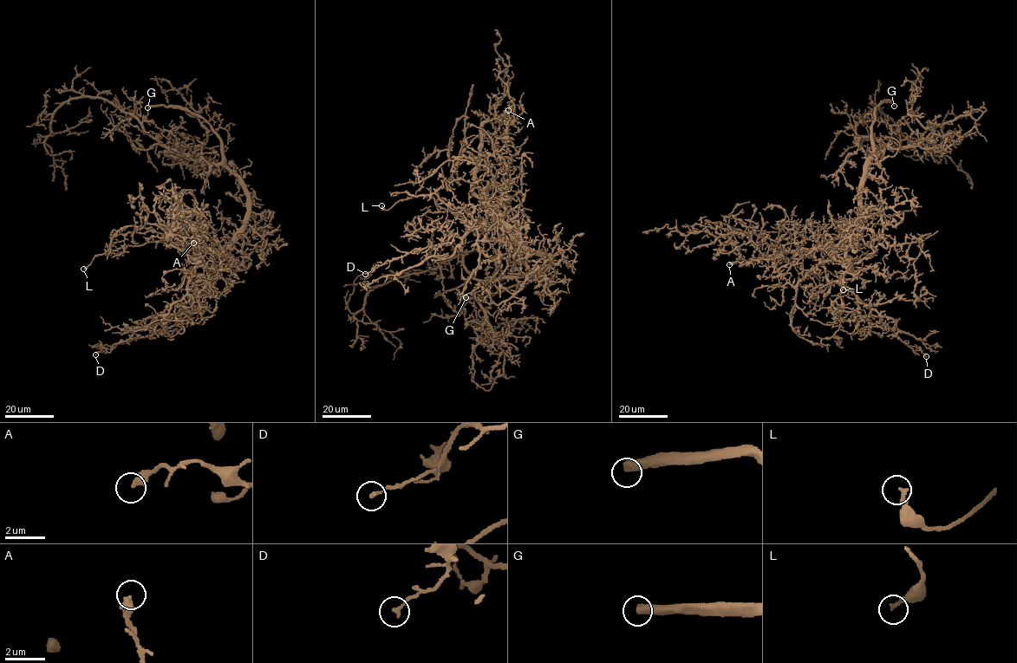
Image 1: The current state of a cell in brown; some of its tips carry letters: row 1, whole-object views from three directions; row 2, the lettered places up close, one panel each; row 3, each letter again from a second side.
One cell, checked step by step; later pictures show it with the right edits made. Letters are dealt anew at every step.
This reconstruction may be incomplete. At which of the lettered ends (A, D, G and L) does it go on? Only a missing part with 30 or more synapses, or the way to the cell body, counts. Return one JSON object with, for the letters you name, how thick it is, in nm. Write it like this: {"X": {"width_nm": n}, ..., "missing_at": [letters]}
{"G": {"width_nm": 480}, "missing_at": ["G"]}

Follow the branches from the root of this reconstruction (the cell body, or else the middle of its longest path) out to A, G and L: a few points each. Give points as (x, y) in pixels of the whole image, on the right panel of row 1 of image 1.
A: (867, 171), (861, 184), (857, 235), (846, 246), (784, 253), (775, 264), (772, 259), (763, 258), (729, 264)
G: (867, 171), (872, 151), (871, 130), (875, 109), (890, 100), (894, 106)
L: (867, 171), (857, 235), (835, 248), (831, 242), (844, 231), (833, 256), (822, 263), (845, 283), (843, 289)

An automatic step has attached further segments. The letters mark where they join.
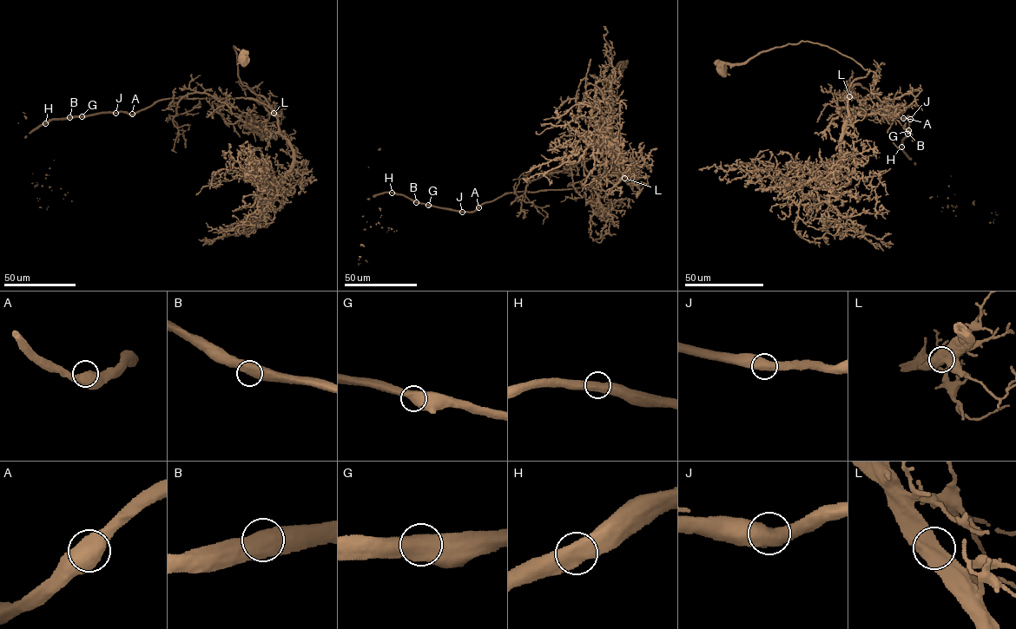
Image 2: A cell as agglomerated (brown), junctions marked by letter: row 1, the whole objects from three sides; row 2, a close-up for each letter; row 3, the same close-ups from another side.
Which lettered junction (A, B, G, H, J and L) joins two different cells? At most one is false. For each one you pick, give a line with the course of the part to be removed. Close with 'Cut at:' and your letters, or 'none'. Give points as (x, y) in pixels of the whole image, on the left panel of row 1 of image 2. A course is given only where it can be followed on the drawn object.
Cut at: none

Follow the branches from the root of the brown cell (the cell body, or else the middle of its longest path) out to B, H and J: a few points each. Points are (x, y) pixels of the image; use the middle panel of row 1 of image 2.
B: (620, 66), (595, 189), (600, 196), (608, 195), (621, 179), (595, 186), (510, 193), (472, 212), (416, 202)
H: (620, 66), (595, 189), (607, 195), (621, 179), (595, 186), (510, 193), (469, 212), (392, 193)
J: (620, 66), (595, 189), (600, 196), (608, 195), (621, 179), (595, 186), (510, 193), (474, 211), (462, 212)

